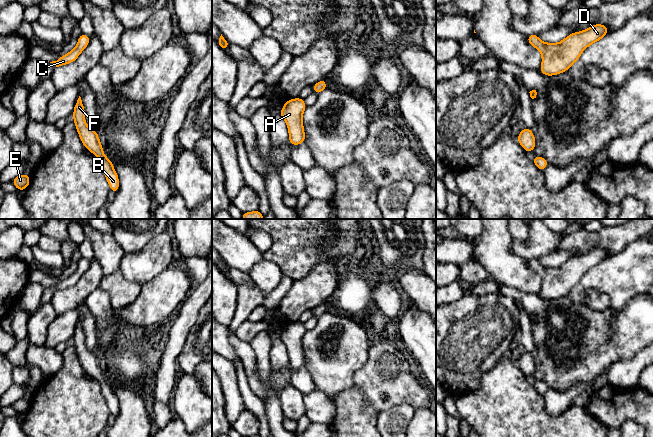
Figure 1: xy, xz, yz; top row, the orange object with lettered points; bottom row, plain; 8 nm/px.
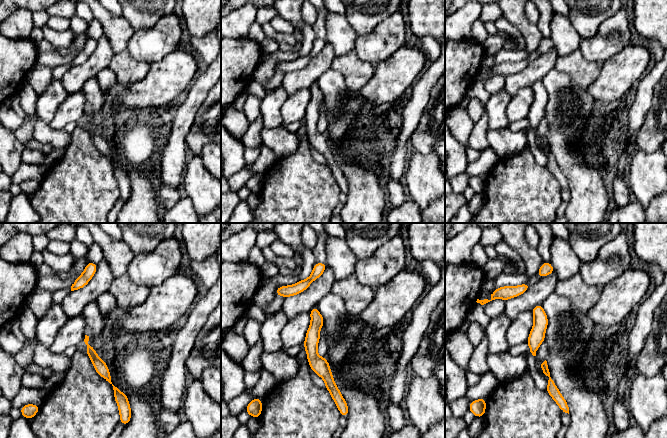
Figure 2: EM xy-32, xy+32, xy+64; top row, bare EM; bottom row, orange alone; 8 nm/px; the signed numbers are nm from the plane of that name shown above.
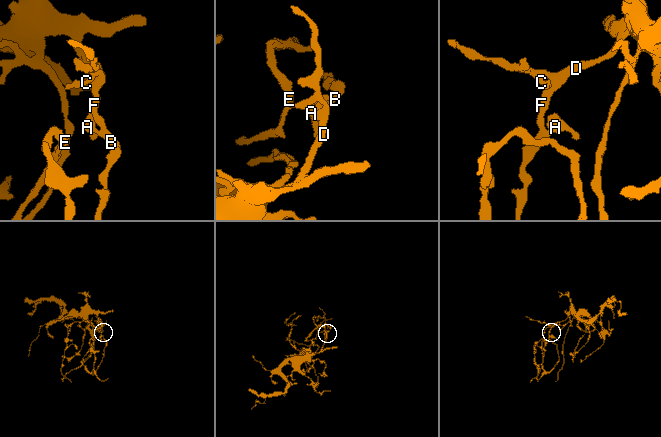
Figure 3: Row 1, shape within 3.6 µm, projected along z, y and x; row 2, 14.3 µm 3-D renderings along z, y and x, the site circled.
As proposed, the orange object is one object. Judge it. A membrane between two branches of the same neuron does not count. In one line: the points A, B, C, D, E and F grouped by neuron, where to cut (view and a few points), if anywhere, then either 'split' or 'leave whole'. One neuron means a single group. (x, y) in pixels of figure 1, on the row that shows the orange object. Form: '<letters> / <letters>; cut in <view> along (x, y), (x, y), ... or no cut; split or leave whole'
A B C D E F; no cut; leave whole

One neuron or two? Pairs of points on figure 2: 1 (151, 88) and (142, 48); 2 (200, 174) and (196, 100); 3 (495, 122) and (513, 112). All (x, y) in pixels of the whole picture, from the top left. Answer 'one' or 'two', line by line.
1: two
2: two
3: two

